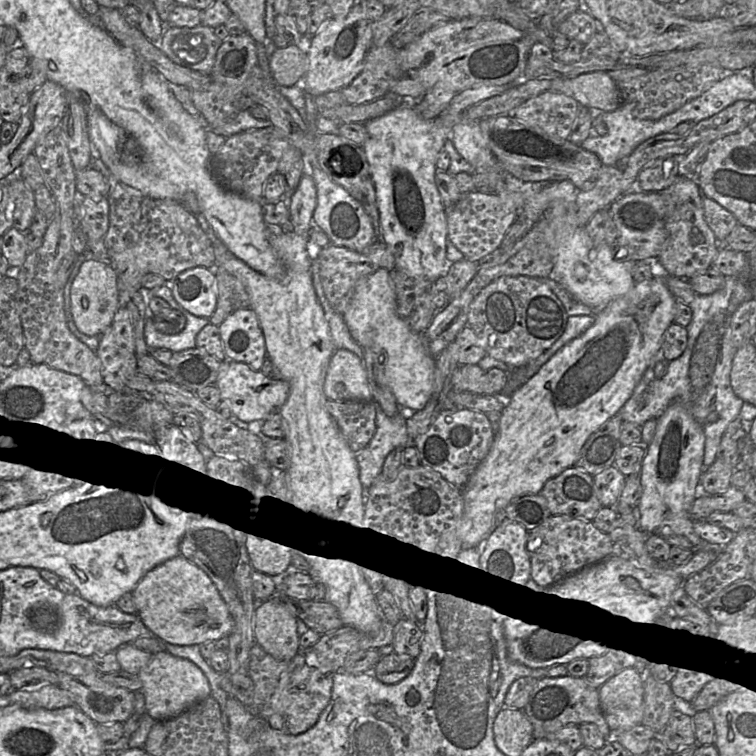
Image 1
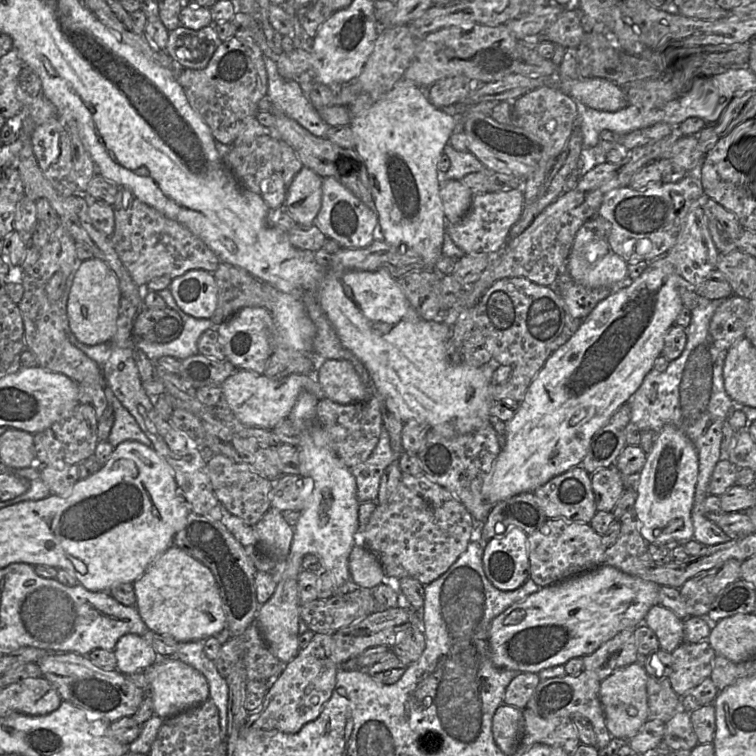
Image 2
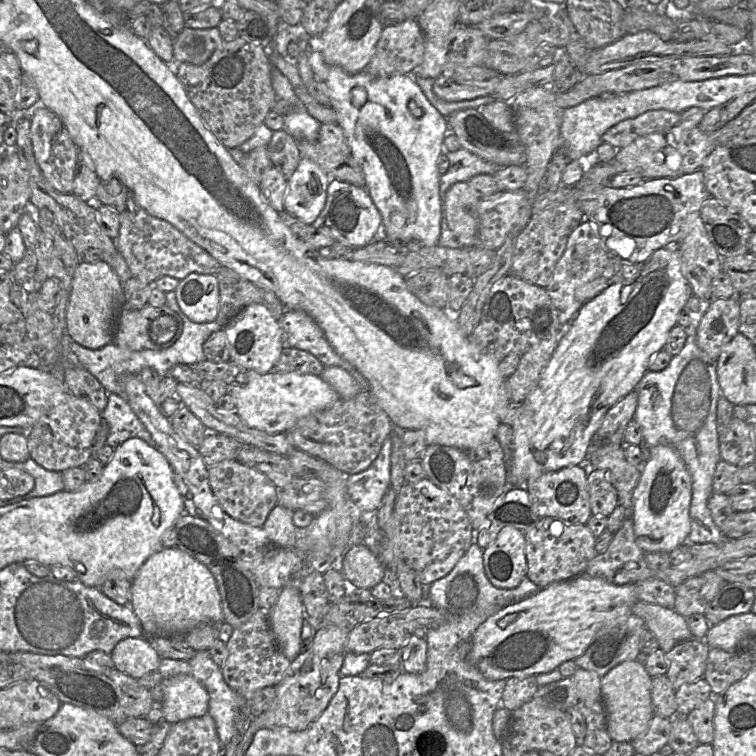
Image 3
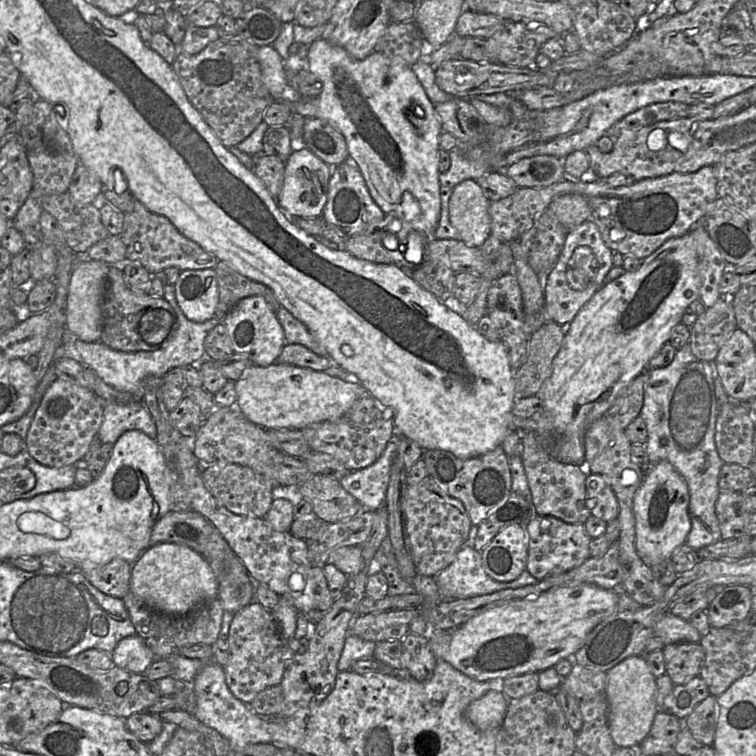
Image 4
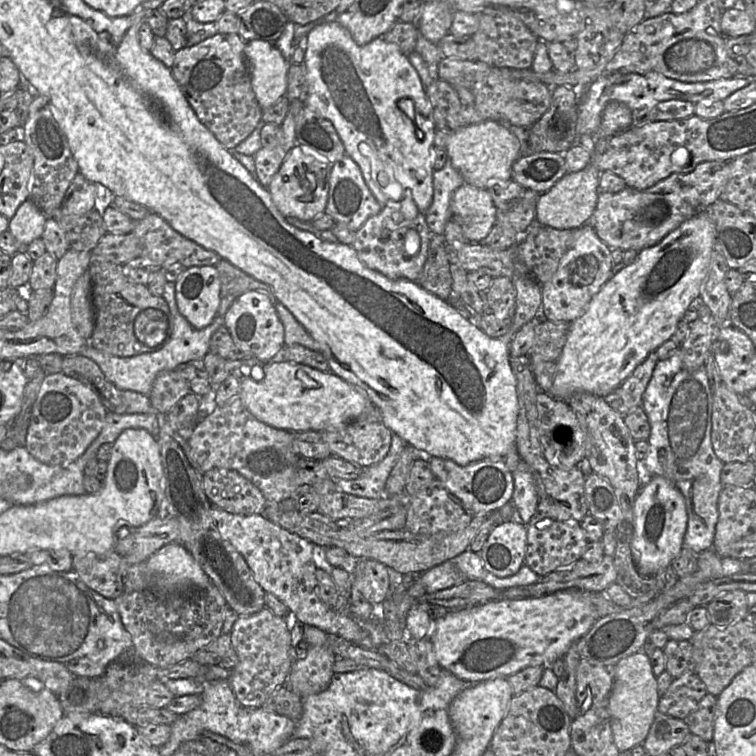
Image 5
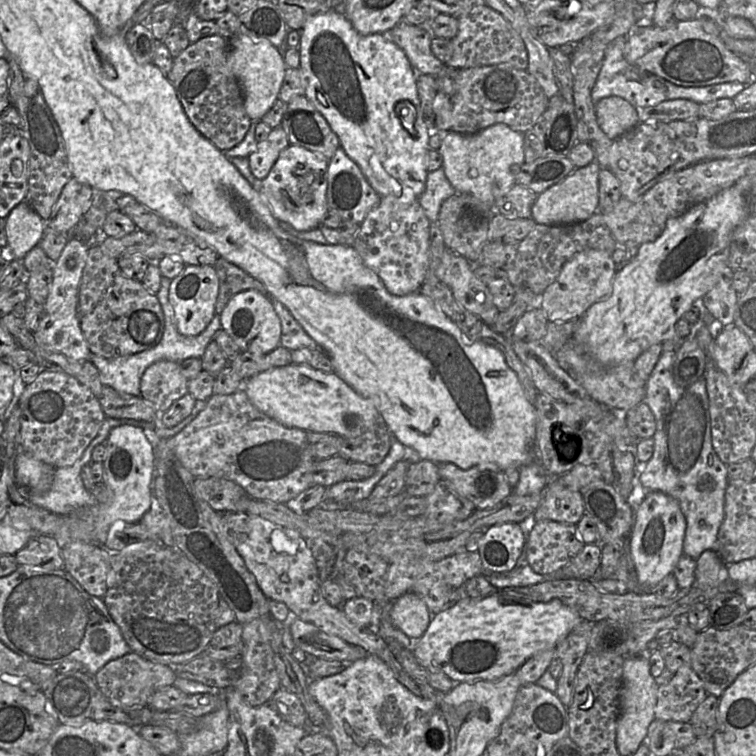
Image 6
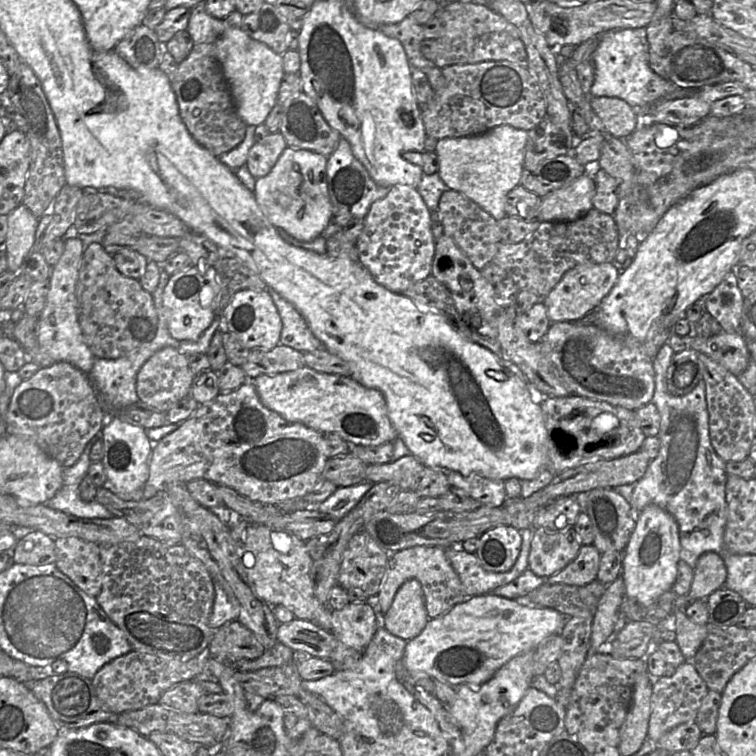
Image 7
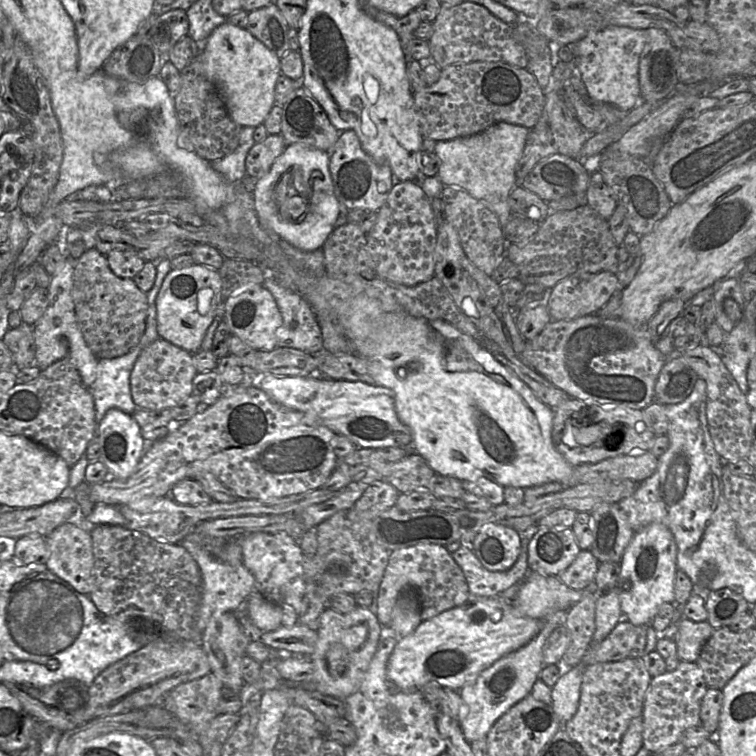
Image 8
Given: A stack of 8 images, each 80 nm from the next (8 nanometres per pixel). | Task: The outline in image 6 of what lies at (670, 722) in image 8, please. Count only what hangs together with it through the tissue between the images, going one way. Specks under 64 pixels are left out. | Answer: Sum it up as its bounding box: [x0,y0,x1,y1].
[655,666,708,722]

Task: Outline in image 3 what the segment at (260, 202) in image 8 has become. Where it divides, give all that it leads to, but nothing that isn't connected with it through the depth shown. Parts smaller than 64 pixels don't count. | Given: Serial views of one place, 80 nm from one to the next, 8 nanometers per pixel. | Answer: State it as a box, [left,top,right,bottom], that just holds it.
[284,157,330,225]

